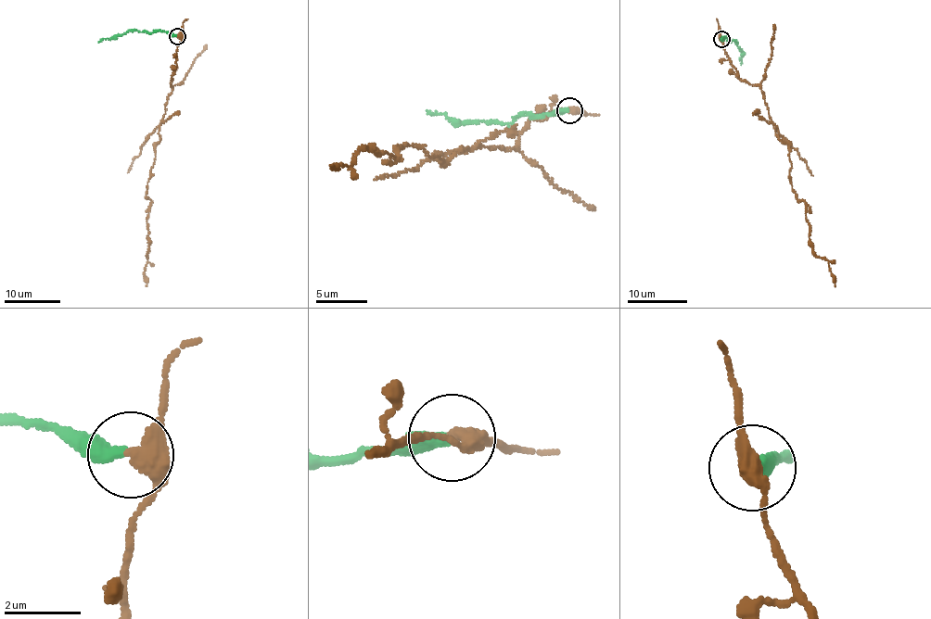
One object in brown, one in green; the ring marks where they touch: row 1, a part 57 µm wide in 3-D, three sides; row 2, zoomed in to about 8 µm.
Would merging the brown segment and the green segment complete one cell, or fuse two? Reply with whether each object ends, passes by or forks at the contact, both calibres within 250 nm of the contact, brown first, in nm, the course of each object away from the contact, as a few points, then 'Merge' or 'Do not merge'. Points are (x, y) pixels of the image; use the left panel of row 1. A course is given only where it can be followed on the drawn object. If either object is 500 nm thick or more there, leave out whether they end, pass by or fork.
At the ring brown passes by. At the ring green ends. Thickness 400 nm (brown) against 360 nm. Course of brown: (177, 36), (181, 40), (177, 66), (159, 126), (159, 140), (149, 170), (146, 195), (149, 202), (146, 286). Course of green: (176, 36), (159, 31), (146, 33), (130, 31), (98, 43). Do not merge

